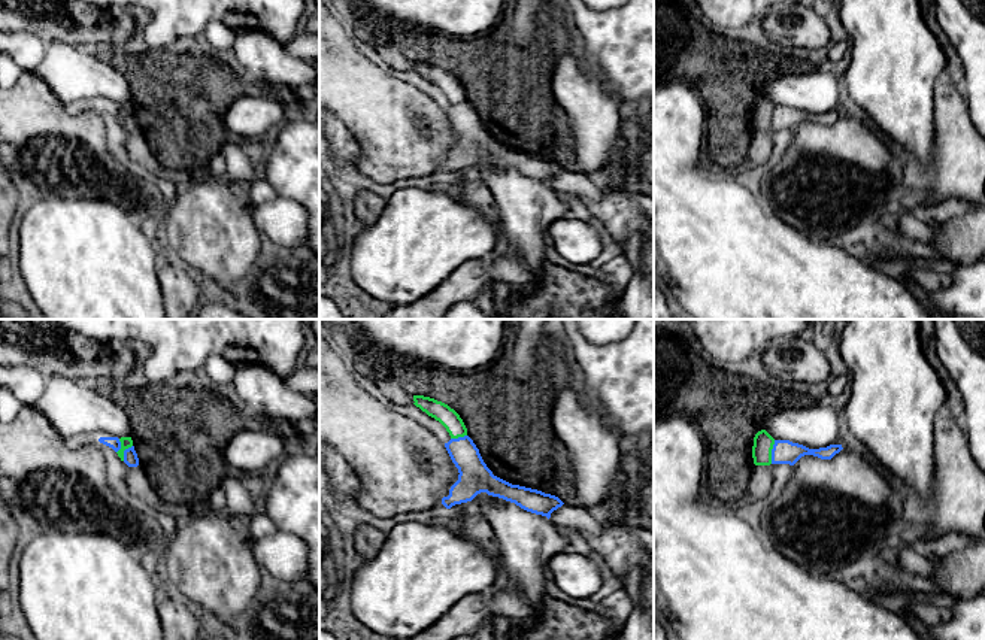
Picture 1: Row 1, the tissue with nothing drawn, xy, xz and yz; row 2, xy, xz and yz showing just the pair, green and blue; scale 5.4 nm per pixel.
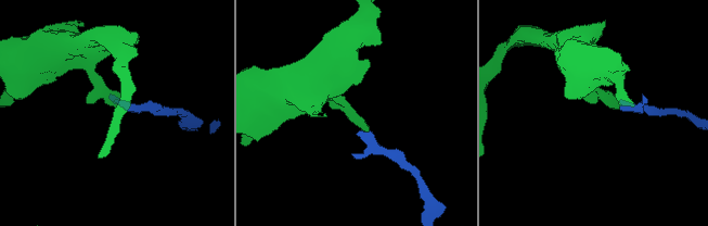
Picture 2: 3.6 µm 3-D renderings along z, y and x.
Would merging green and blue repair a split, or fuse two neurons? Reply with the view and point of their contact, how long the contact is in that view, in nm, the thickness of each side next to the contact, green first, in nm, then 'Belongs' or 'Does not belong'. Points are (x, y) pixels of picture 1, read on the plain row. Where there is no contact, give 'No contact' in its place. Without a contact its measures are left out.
Touches green at yz (770, 118). Shared border 130 nm. Thickness 110 nm (green) against 130 nm. Does not belong

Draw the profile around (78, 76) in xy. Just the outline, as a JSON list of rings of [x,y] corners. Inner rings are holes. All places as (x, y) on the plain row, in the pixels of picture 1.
[[[64,42],[46,43],[42,61],[31,72],[40,76],[55,97],[72,109],[100,103],[131,103],[130,87],[124,75],[110,57],[93,48],[73,46]]]

